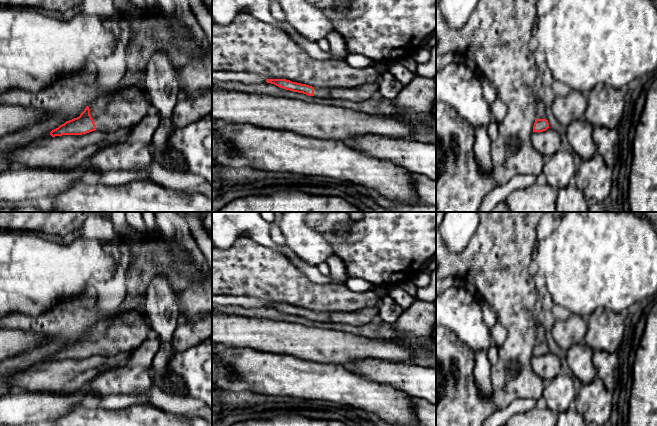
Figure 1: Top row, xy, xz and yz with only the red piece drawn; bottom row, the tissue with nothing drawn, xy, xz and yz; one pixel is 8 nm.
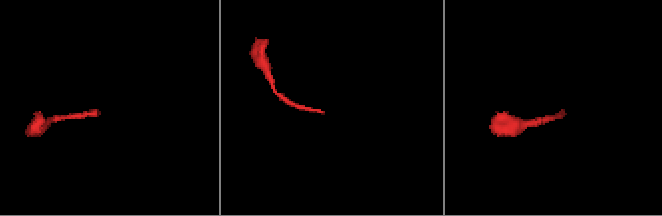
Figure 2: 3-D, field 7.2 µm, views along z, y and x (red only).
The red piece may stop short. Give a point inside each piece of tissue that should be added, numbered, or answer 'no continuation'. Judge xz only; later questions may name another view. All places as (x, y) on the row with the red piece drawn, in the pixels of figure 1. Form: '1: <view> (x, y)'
1: xz (364, 92)

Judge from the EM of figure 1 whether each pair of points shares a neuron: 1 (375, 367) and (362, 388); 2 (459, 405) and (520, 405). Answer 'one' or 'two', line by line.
1: two
2: two

